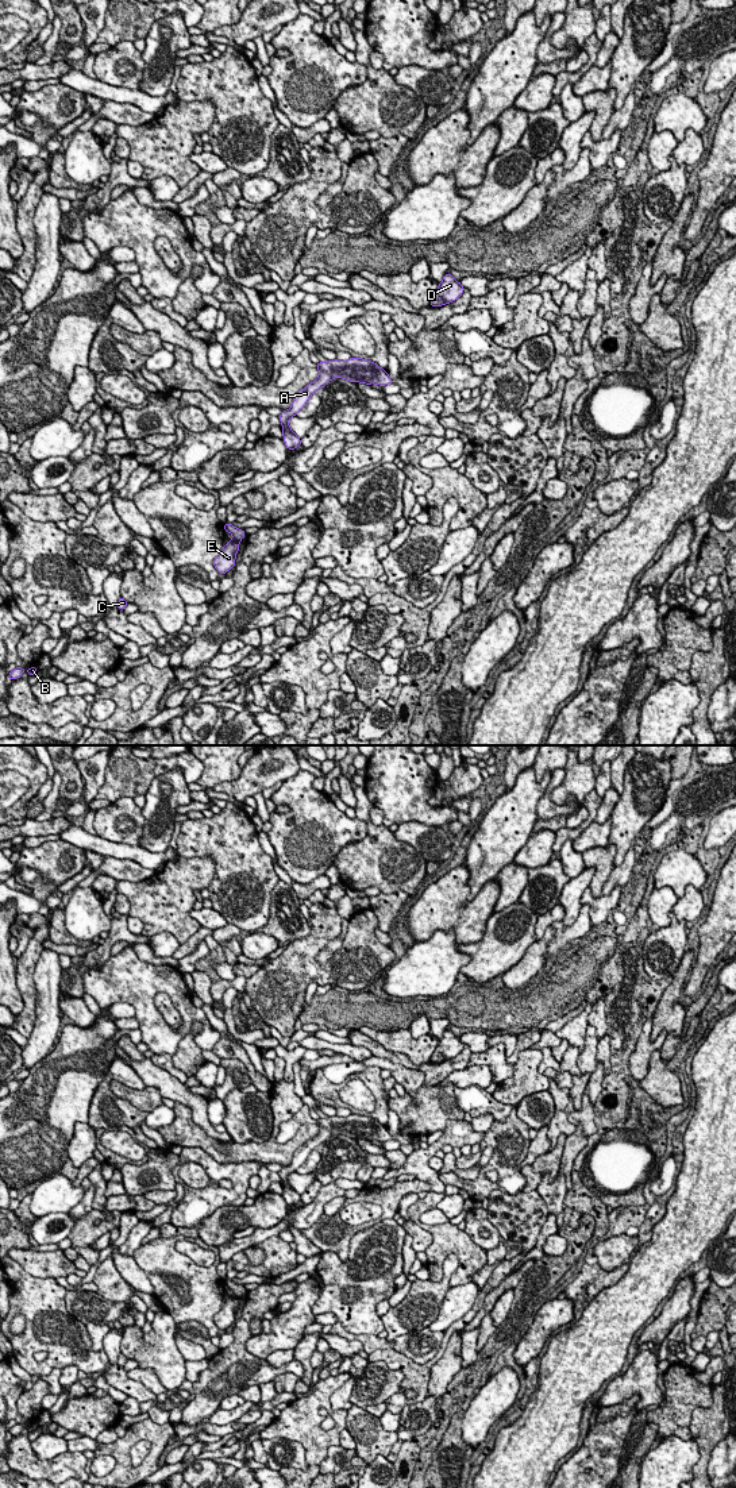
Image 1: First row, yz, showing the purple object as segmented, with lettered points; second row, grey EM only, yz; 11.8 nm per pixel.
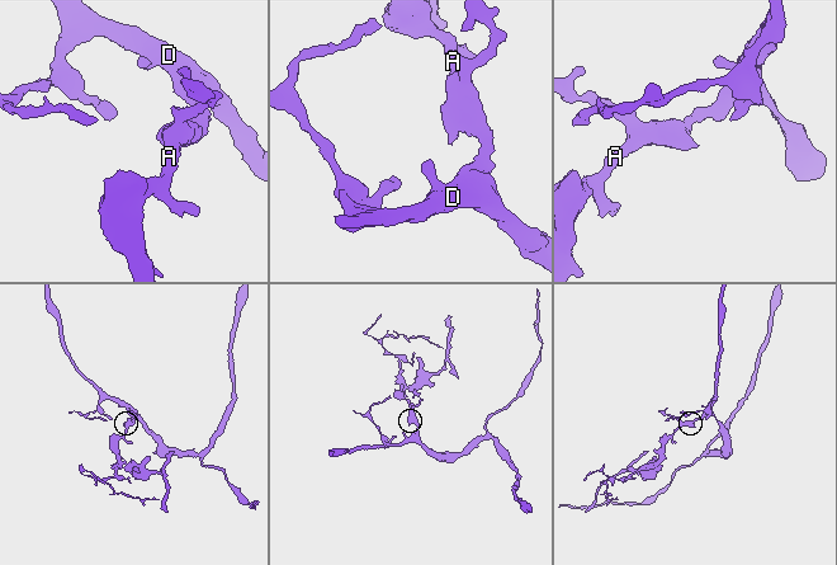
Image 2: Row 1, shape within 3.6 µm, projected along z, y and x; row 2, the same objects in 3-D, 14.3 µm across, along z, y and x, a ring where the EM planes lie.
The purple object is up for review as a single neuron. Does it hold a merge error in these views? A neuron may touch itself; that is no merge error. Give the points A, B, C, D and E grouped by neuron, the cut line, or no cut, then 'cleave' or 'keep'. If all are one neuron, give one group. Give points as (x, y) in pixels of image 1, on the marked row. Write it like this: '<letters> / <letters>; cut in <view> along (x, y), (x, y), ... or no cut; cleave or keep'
A B C D / E; cut in yz along (231, 540), (238, 542); cleave

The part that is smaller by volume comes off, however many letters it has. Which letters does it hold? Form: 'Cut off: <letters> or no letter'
Cut off: E

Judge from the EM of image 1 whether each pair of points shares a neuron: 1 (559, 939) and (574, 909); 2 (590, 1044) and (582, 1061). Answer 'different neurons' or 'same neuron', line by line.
1: different neurons
2: same neuron

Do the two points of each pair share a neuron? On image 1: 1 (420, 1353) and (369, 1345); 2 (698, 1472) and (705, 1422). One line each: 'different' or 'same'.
1: same
2: same

